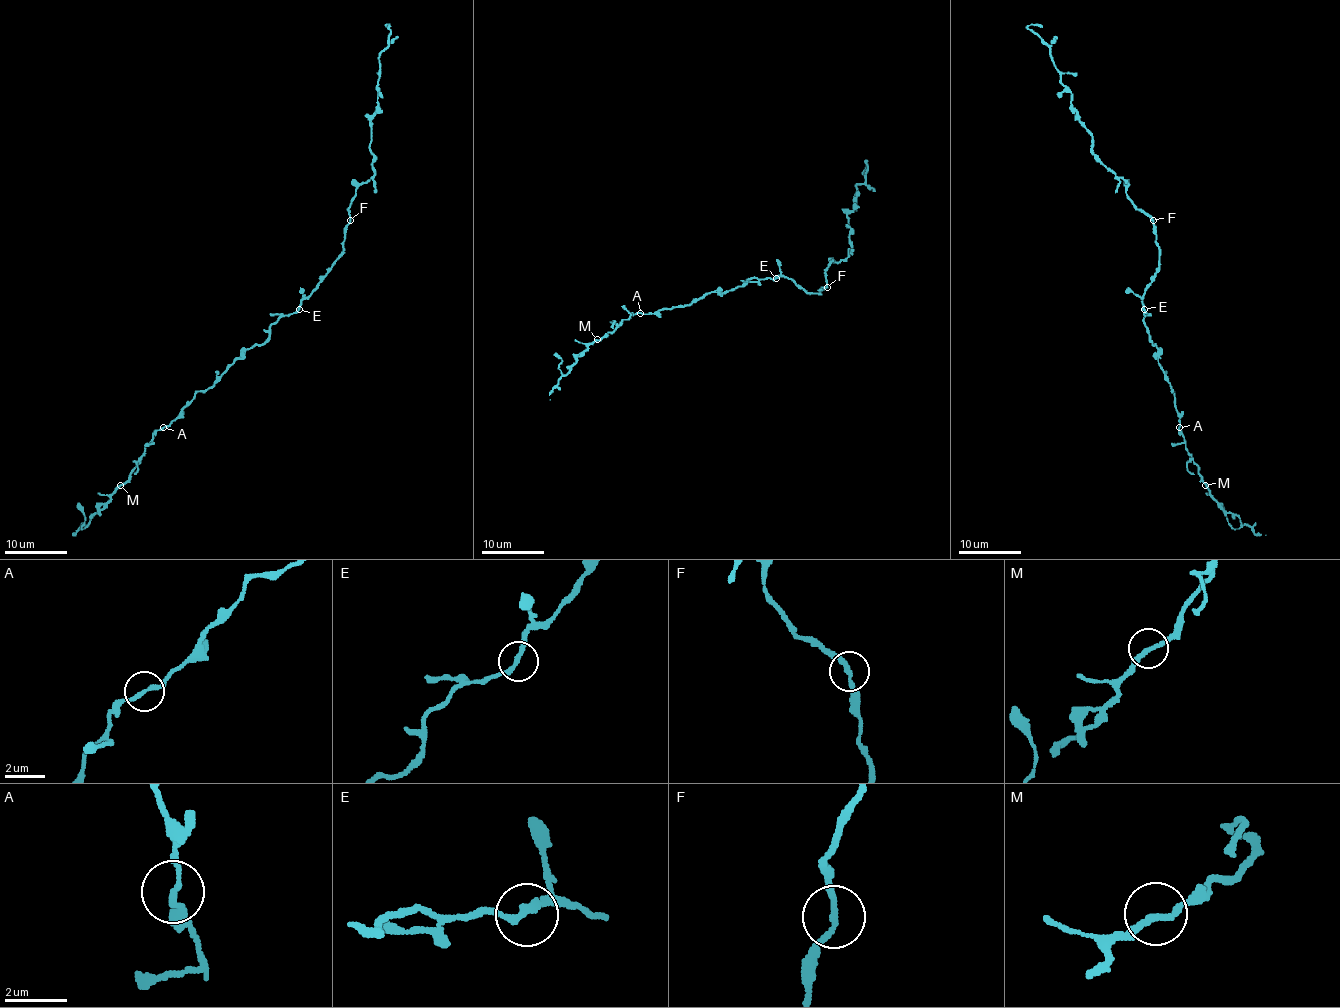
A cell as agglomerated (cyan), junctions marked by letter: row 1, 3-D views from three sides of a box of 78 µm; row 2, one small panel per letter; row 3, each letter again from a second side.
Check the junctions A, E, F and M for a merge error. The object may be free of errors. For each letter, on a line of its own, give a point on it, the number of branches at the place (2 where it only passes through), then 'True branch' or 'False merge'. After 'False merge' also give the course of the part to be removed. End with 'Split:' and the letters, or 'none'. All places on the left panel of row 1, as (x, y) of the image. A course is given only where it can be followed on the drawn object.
A: Place: (163, 427). Branches: 2. True branch
E: Place: (299, 309). Branches: 2. True branch
F: Place: (350, 220). Branches: 2. True branch
M: Place: (120, 485). Branches: 2. True branch
Split: none

